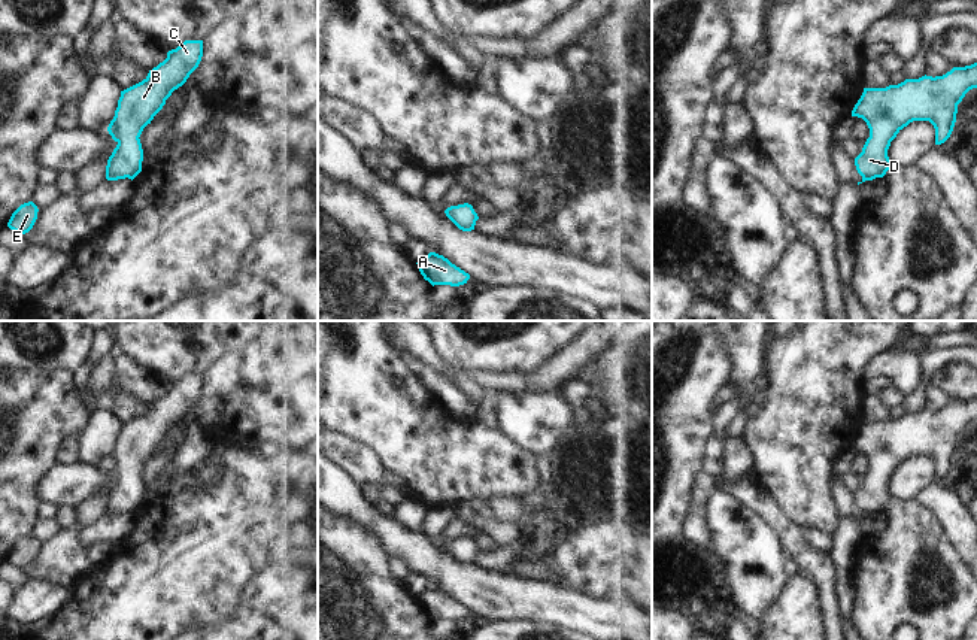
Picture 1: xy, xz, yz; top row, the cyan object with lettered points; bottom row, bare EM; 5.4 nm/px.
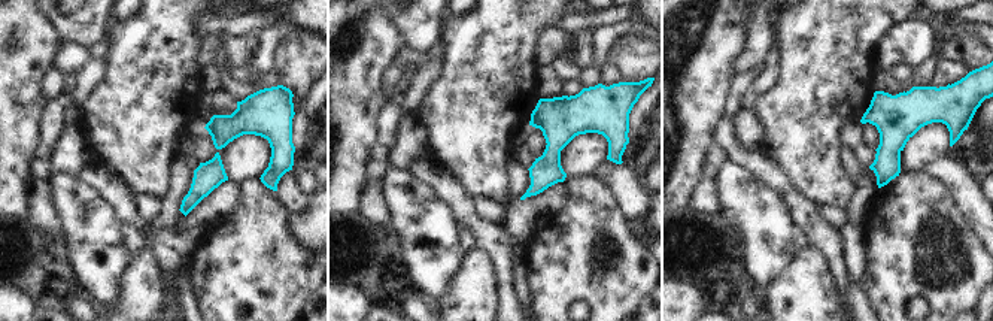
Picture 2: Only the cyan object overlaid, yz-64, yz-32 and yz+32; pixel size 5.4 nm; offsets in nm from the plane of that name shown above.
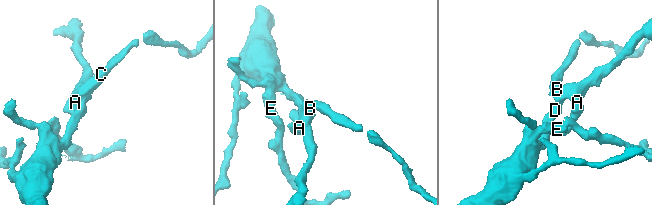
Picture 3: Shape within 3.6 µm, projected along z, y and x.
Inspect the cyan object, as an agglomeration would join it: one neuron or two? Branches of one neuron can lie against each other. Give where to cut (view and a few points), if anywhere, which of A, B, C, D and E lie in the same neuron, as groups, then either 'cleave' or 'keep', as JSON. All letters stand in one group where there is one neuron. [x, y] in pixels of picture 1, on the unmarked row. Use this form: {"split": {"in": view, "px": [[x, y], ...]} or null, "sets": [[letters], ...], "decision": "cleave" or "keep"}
{"split": null, "sets": [["A", "B", "C", "D", "E"]], "decision": "keep"}

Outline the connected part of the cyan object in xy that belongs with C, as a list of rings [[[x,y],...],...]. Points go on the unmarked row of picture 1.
[[[185,374],[167,386],[167,392],[149,404],[148,410],[121,425],[115,451],[107,465],[118,477],[106,500],[106,513],[134,513],[142,506],[143,483],[140,468],[163,443],[175,424],[182,421],[198,401],[203,374]]]

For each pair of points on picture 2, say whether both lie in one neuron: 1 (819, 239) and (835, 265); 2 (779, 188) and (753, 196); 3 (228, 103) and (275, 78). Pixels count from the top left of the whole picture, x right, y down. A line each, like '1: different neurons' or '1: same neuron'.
1: same neuron
2: different neurons
3: different neurons

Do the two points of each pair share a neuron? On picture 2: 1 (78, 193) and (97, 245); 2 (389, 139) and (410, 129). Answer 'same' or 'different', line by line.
1: same
2: different

